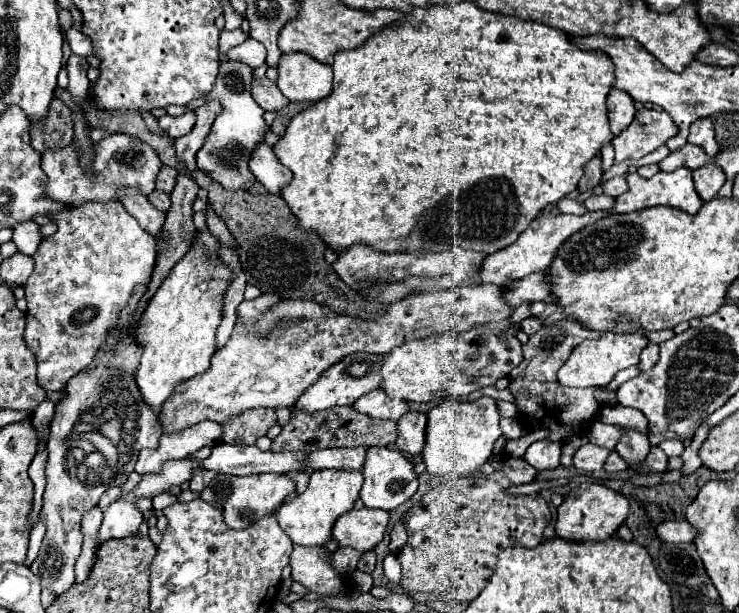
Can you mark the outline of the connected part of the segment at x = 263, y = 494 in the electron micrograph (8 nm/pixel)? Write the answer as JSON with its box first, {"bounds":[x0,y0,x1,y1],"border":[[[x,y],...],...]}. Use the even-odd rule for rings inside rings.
{"bounds":[201,474,295,530],"border":[[[219,474],[203,492],[201,500],[215,506],[223,512],[225,524],[229,528],[241,530],[253,524],[255,520],[261,520],[267,514],[273,514],[285,498],[295,492],[295,482],[289,480],[285,474],[257,474],[257,476],[227,476]]]}

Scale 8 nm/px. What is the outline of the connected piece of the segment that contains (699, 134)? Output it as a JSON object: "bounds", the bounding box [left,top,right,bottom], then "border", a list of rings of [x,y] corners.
{"bounds":[687,118,719,156],"border":[[[699,118],[697,122],[693,122],[687,140],[695,146],[701,146],[705,150],[705,154],[715,156],[719,152],[719,144],[715,142],[715,132],[713,132],[711,118]]]}

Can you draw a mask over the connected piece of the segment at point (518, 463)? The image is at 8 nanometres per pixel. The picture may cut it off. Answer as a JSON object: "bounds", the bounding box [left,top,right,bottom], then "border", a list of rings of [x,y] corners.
{"bounds":[503,456,537,486],"border":[[[513,456],[503,460],[503,472],[511,478],[511,482],[515,486],[533,482],[533,478],[537,474],[537,470],[533,470],[533,466],[529,466],[523,458],[513,458]]]}

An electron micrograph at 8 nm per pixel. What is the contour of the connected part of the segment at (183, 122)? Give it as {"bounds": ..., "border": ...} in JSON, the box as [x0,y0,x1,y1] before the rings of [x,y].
{"bounds":[157,112,195,138],"border":[[[187,112],[183,116],[163,116],[157,120],[159,122],[159,128],[171,136],[171,138],[181,138],[185,134],[191,132],[191,128],[195,126],[195,114],[193,112]]]}

